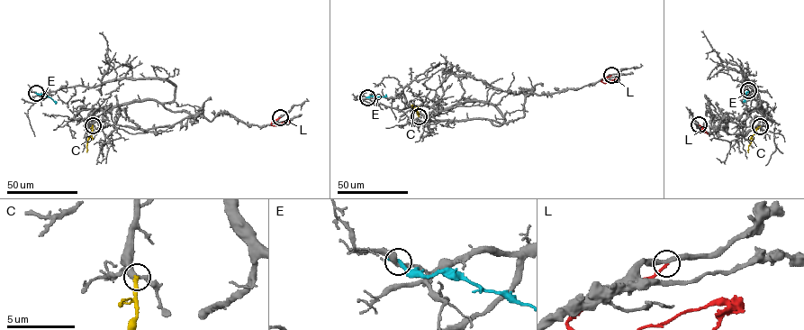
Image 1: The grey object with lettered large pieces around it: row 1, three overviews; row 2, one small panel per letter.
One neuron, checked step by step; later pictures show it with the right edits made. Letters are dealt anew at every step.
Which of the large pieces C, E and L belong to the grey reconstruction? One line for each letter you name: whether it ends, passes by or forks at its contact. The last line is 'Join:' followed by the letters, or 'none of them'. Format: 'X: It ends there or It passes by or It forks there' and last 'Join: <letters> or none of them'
C: It ends there
Join: C

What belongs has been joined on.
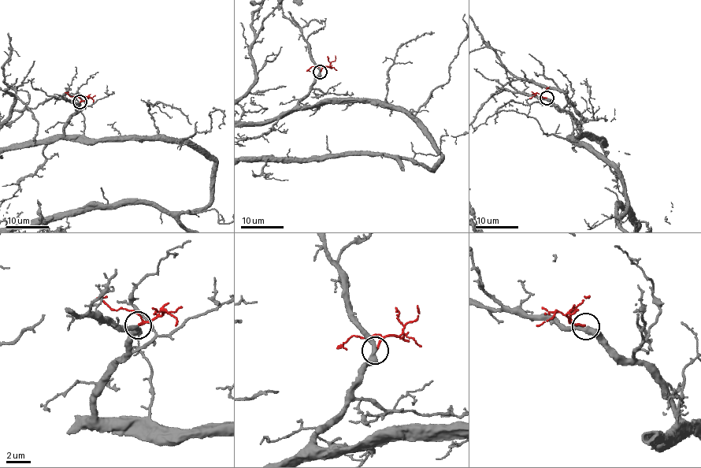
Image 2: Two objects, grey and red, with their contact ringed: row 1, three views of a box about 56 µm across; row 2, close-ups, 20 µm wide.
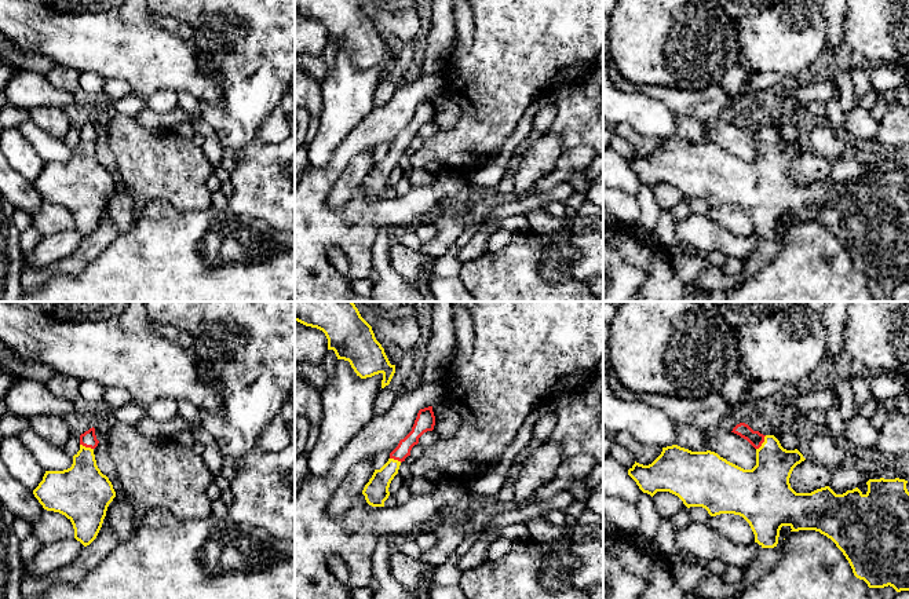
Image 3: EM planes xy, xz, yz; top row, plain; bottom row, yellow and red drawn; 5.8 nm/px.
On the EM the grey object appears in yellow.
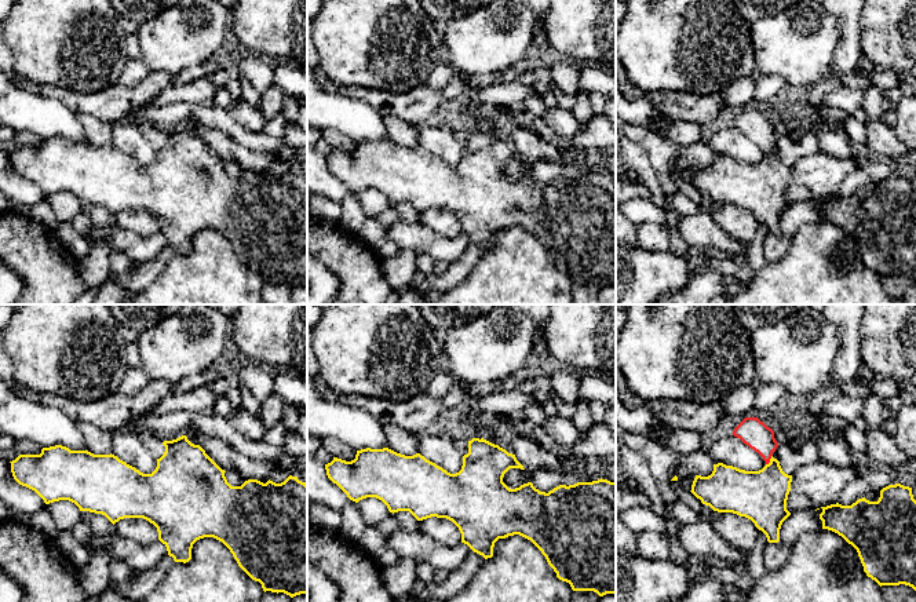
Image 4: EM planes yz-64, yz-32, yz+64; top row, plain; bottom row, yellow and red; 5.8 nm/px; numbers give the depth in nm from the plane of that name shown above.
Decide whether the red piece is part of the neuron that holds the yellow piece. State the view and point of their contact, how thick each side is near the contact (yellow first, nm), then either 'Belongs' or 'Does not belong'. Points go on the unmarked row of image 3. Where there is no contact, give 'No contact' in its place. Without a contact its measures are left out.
Touches yellow at yz (763, 134). Thickness 260 nm (yellow) against 90 nm. Belongs

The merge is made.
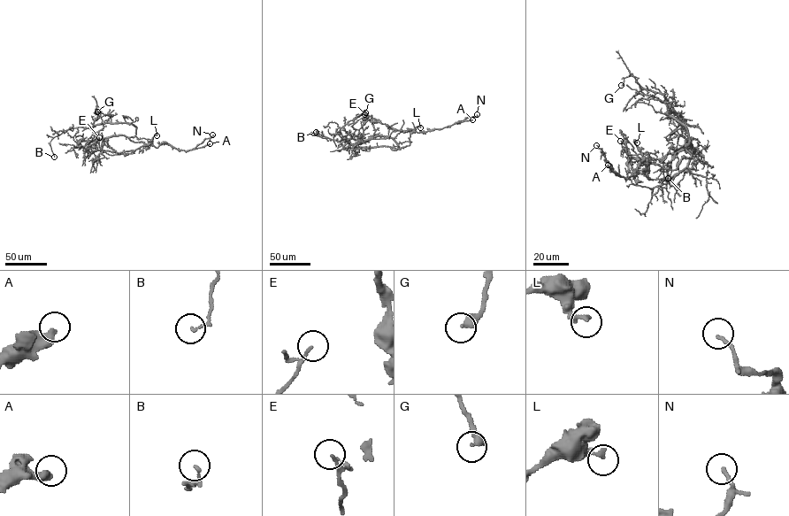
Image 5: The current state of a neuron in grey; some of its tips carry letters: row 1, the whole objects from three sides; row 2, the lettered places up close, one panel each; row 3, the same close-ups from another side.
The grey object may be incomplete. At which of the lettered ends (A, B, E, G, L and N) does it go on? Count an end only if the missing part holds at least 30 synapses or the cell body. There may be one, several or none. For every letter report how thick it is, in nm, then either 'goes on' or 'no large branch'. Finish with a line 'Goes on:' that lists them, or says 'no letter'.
A: 400 nm | no large branch
B: 120 nm | no large branch
E: 100 nm | no large branch
G: 400 nm | no large branch
L: 240 nm | no large branch
N: 160 nm | no large branch
Goes on: no letter

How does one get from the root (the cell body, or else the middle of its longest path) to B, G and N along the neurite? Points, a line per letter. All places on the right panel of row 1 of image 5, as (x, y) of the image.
B: (688, 144), (687, 129), (665, 113), (679, 115), (677, 121), (685, 120), (671, 156), (668, 178)
G: (688, 144), (687, 129), (665, 113), (679, 116), (662, 95), (643, 88), (631, 75), (624, 79), (621, 85)
N: (688, 144), (691, 157), (675, 169), (648, 163), (647, 169), (643, 160), (625, 178), (596, 145)

